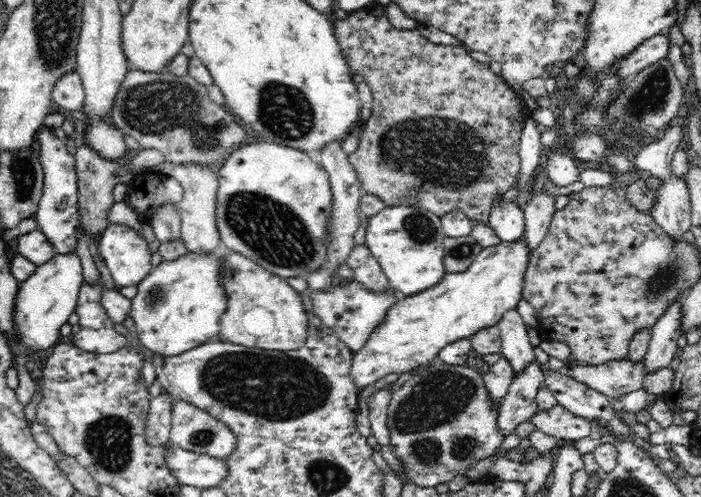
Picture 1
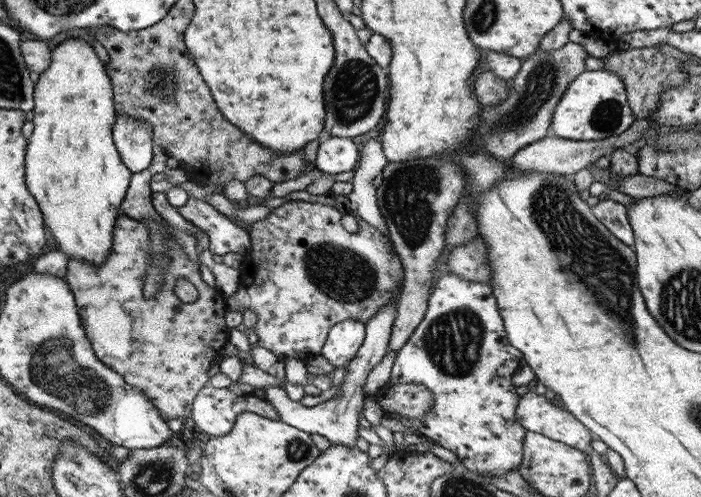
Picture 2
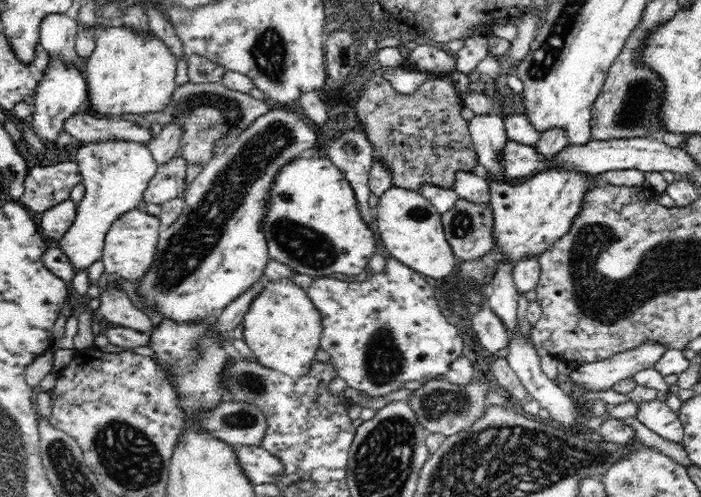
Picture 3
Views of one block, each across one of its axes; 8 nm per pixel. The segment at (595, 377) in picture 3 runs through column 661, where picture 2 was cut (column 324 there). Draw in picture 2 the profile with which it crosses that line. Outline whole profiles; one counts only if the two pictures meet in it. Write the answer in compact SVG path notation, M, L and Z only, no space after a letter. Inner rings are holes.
M343 320L333 324L318 354L333 370L344 368L353 359L364 339L364 324L359 320Z

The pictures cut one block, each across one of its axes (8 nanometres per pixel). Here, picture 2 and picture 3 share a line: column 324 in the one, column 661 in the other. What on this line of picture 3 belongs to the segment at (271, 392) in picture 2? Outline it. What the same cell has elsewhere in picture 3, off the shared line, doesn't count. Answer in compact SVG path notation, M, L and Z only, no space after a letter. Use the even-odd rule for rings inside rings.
M656 399L640 402L635 417L662 439L684 446L685 435L681 420L666 402Z

